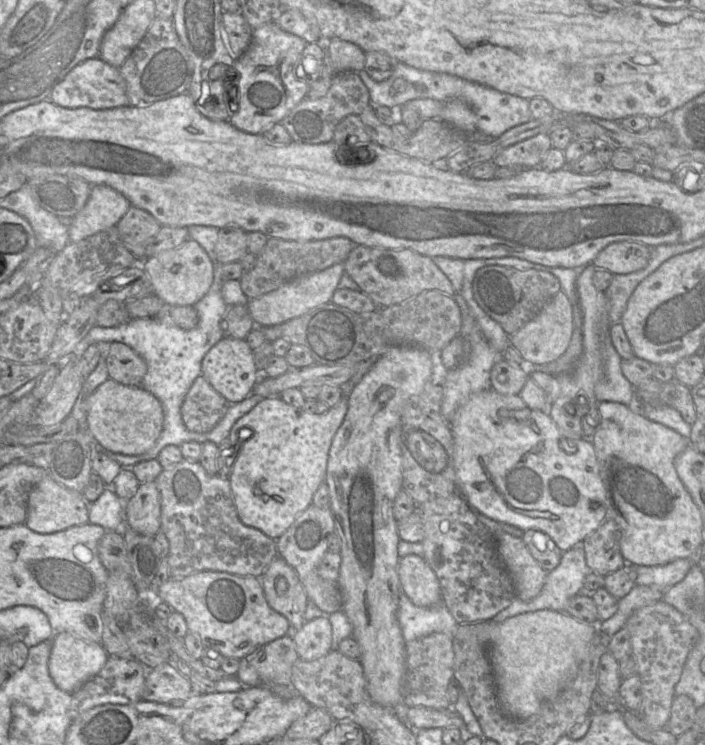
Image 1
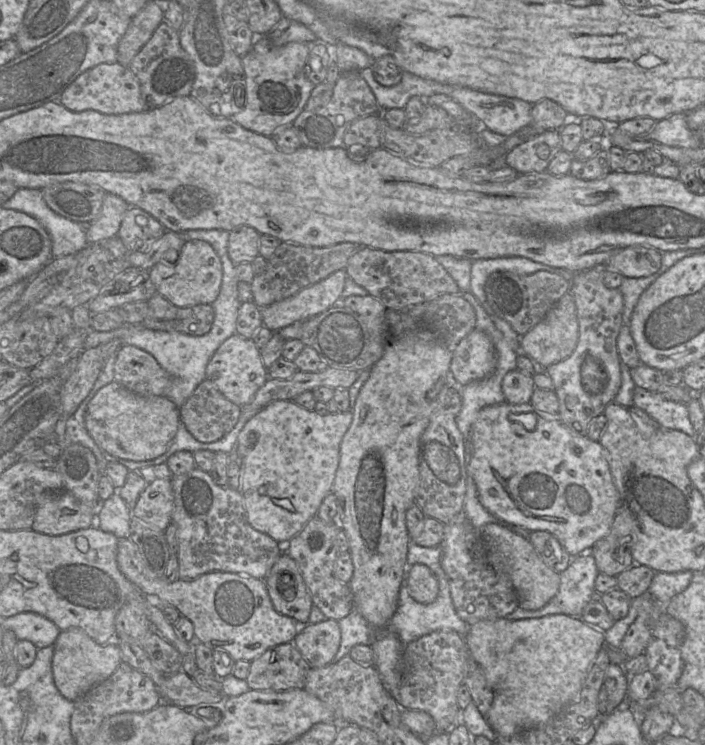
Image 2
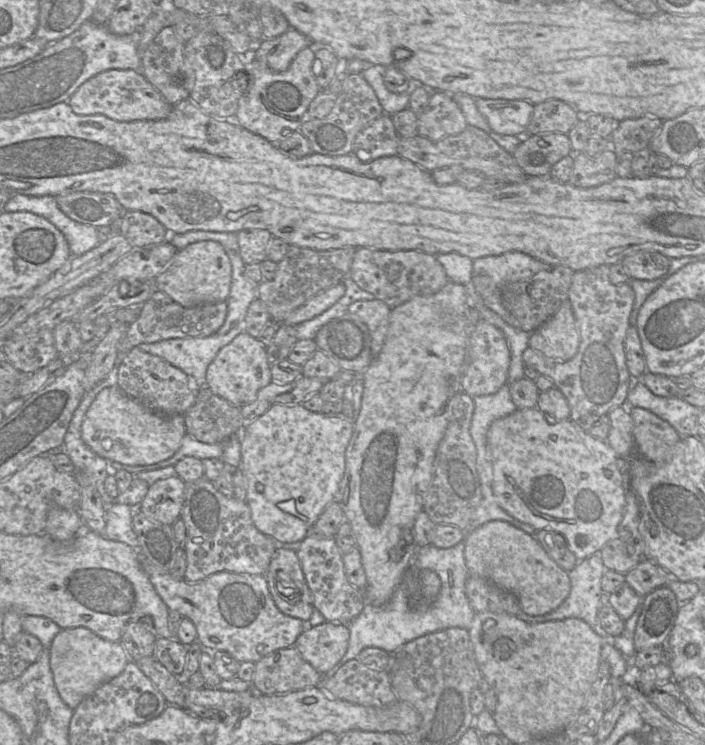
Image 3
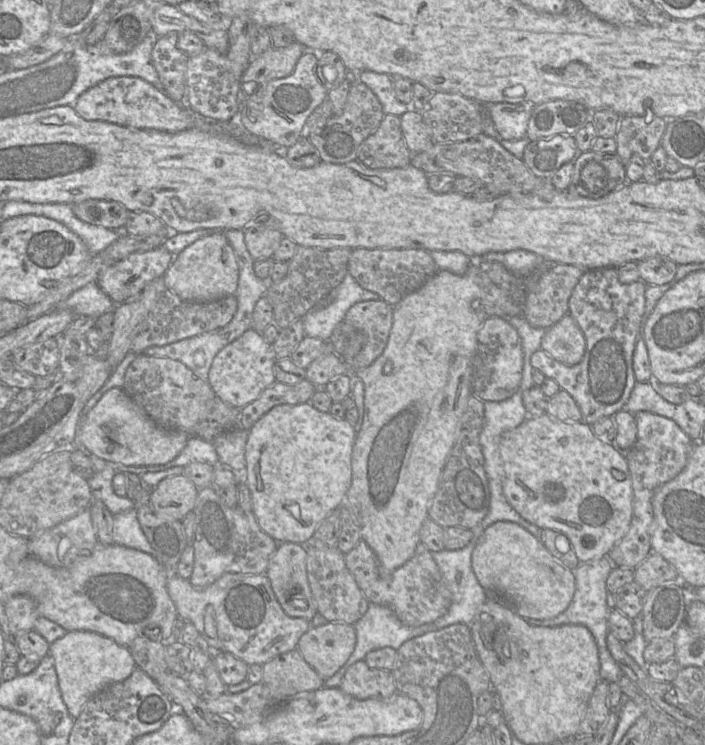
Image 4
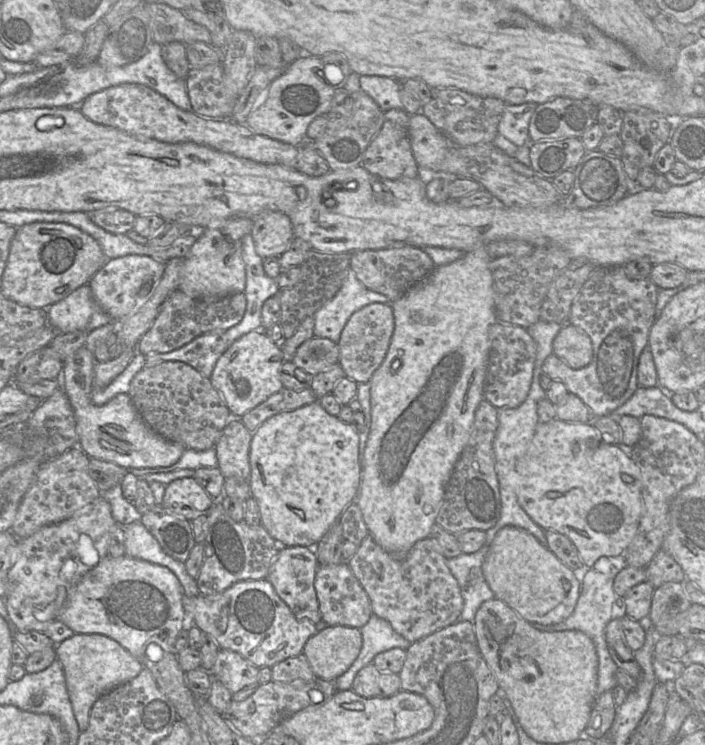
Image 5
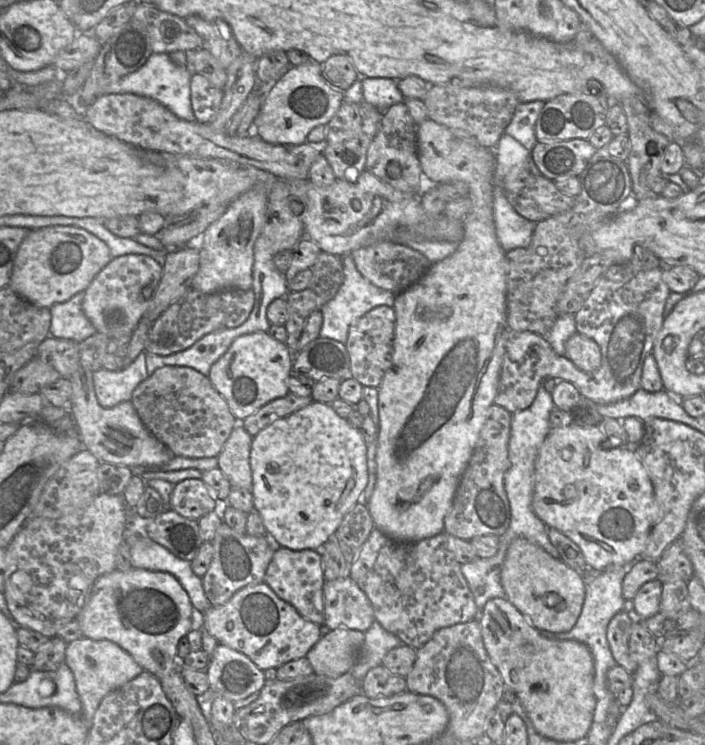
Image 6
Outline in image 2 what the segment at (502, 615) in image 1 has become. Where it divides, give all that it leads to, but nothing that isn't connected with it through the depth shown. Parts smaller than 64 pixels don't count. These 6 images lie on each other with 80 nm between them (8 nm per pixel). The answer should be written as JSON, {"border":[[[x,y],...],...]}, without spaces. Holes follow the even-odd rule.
{"border":[[[583,552],[573,557],[568,567],[559,573],[558,592],[543,608],[525,610],[518,607],[506,619],[540,618],[550,614],[580,617],[586,604],[596,596],[594,584],[598,574],[592,554]]]}

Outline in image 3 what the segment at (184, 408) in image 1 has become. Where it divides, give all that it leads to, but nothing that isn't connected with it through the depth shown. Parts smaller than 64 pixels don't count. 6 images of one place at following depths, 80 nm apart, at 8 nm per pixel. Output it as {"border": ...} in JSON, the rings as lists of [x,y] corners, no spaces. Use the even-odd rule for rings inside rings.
{"border":[[[205,385],[194,404],[184,414],[186,431],[196,440],[215,444],[241,432],[241,411]]]}

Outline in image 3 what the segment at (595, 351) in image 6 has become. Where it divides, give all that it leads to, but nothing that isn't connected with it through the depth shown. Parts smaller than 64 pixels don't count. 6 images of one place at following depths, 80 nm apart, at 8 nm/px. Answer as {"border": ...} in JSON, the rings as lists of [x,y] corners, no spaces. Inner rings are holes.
{"border":[[[568,299],[553,316],[530,333],[528,344],[558,361],[567,361],[577,353],[580,334]]]}

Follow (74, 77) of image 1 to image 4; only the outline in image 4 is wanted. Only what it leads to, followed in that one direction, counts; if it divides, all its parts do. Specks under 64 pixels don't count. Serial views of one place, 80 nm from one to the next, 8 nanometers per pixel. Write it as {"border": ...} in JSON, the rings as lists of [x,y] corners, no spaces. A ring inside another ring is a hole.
{"border":[[[109,77],[83,92],[73,104],[76,113],[85,120],[106,121],[120,126],[137,129],[155,129],[177,133],[187,129],[198,129],[214,135],[225,135],[248,146],[283,152],[283,149],[262,139],[231,121],[217,121],[206,118],[170,99],[163,90],[158,90],[139,77]]]}

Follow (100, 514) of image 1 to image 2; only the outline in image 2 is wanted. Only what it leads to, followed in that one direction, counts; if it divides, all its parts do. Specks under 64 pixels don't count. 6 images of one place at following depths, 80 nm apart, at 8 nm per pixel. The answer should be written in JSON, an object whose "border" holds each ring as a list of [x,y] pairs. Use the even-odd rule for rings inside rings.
{"border":[[[114,493],[108,499],[100,501],[96,524],[93,527],[117,538],[129,538],[131,516],[131,508]]]}

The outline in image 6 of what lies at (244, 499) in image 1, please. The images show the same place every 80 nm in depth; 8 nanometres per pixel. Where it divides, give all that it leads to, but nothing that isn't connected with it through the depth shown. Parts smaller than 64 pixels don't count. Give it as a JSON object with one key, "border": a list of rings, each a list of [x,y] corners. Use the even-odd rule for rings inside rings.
{"border":[[[312,402],[274,421],[253,437],[250,453],[252,496],[267,536],[276,546],[319,550],[335,534],[345,515],[363,498],[368,483],[367,446],[359,429],[340,417],[330,404]]]}

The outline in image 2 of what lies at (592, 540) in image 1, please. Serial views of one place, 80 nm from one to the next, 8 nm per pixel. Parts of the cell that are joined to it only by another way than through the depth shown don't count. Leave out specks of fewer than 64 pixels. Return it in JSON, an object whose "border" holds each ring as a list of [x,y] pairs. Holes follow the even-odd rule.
{"border":[[[620,502],[610,531],[591,547],[599,573],[617,576],[634,565],[634,542],[635,532],[630,512],[626,505]]]}

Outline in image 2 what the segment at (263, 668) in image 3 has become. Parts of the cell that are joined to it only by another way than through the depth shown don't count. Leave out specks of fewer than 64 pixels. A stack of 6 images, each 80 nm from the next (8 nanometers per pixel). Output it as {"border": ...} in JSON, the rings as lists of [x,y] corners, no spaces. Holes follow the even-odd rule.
{"border":[[[294,642],[284,643],[266,650],[250,662],[246,682],[250,690],[303,689],[310,669]]]}

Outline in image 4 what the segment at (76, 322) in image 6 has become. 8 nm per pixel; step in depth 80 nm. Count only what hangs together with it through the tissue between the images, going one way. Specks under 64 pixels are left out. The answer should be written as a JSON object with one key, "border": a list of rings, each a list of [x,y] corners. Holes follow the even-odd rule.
{"border":[[[91,282],[58,302],[55,309],[68,309],[75,316],[87,315],[98,318],[114,311],[116,305],[96,282]]]}

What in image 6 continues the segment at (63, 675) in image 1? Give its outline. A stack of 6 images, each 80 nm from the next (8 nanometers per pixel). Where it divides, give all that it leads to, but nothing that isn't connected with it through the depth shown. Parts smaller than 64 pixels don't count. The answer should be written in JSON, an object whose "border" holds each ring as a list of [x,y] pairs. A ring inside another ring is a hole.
{"border":[[[87,637],[67,644],[65,663],[74,675],[76,690],[82,704],[81,715],[89,729],[102,699],[144,671],[126,651],[114,642],[109,640],[91,640]]]}

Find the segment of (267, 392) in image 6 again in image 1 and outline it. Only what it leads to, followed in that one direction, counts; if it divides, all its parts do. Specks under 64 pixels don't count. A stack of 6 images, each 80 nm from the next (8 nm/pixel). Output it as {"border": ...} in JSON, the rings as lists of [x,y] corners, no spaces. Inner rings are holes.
{"border":[[[231,337],[222,338],[205,354],[201,374],[230,404],[248,397],[261,375],[264,376],[264,373],[259,373],[256,369],[253,350],[245,339]]]}

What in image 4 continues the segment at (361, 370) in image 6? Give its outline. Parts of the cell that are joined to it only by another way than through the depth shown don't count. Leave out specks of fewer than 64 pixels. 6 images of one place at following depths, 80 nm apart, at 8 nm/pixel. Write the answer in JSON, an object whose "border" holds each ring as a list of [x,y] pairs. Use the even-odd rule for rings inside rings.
{"border":[[[382,299],[361,301],[355,303],[347,311],[344,321],[347,324],[359,329],[365,336],[365,345],[356,357],[351,360],[351,364],[347,363],[344,358],[341,359],[348,367],[348,371],[355,375],[371,365],[383,353],[388,343],[388,338],[392,327],[393,306]]]}

